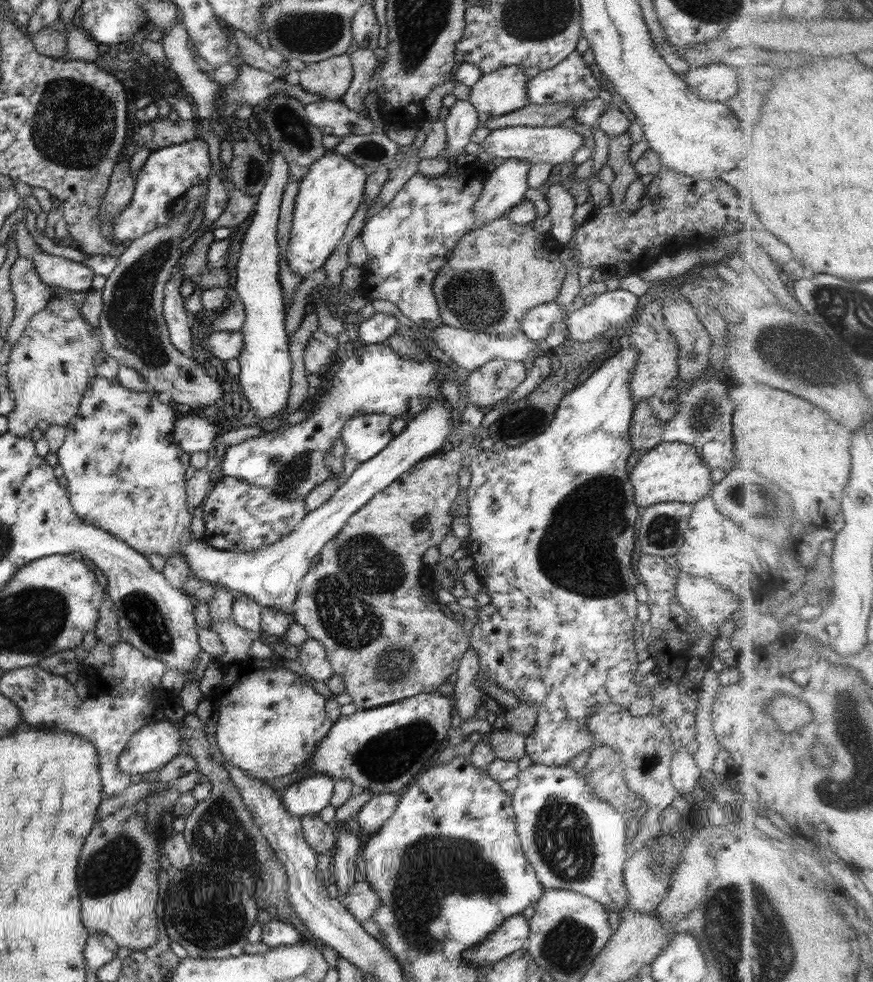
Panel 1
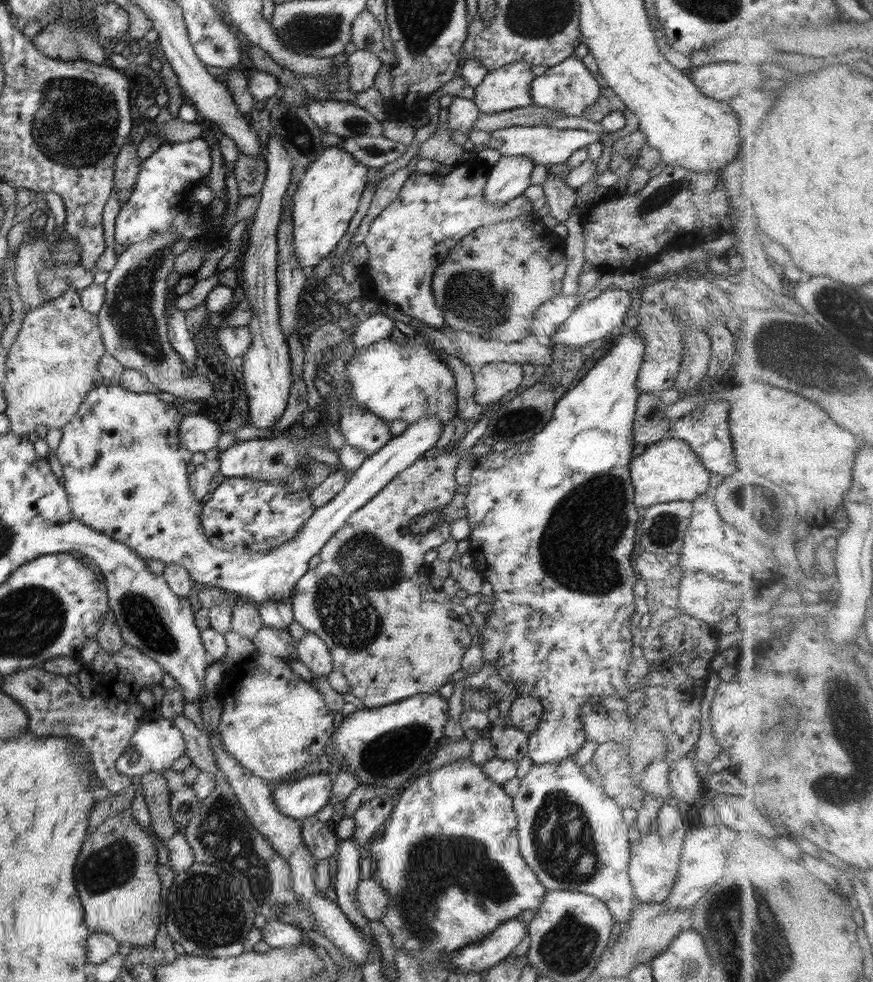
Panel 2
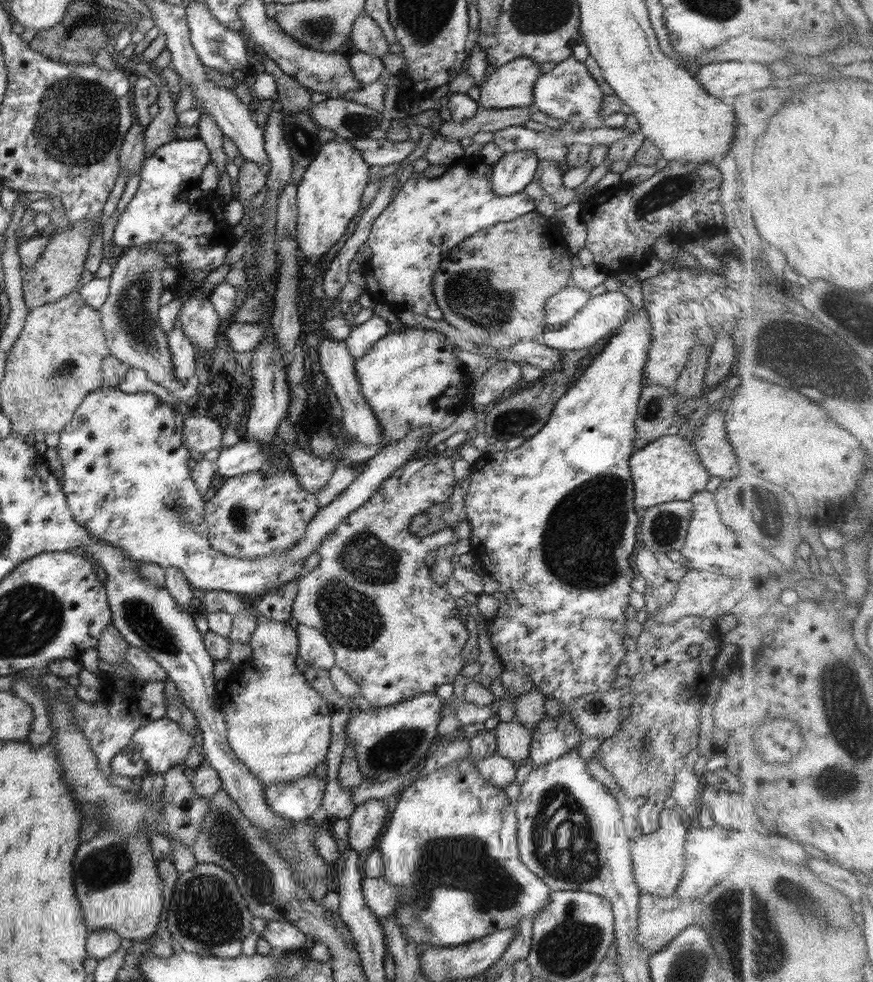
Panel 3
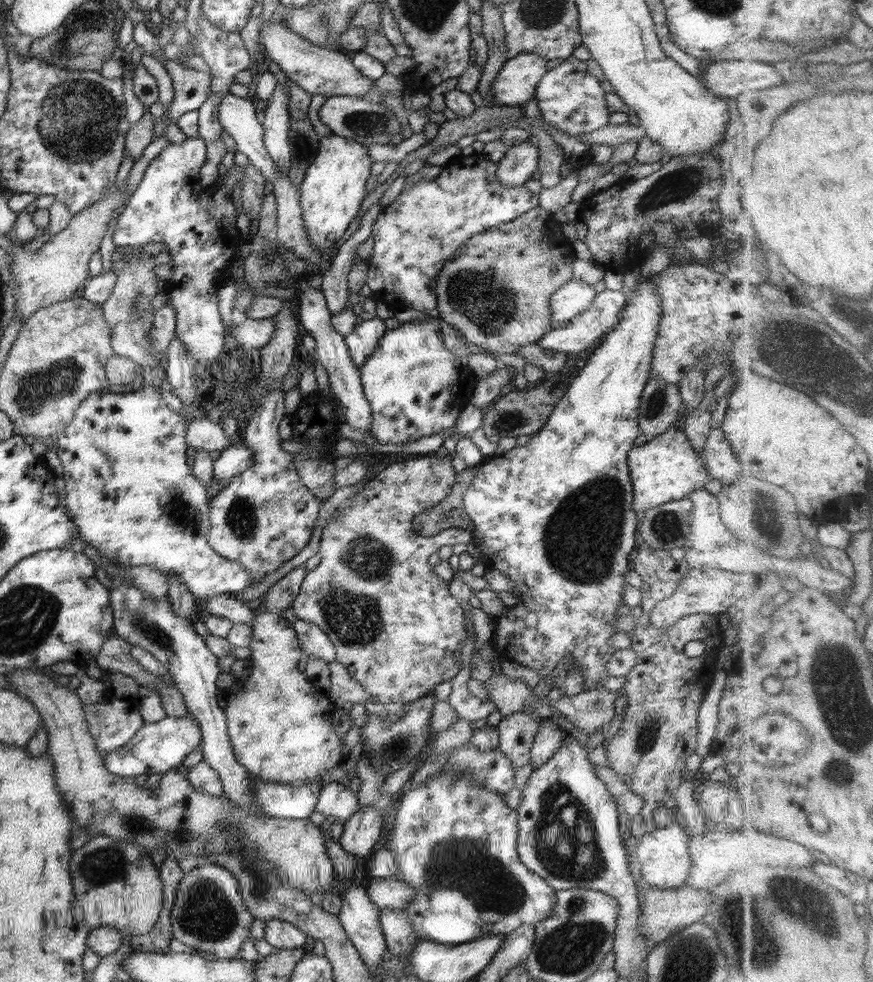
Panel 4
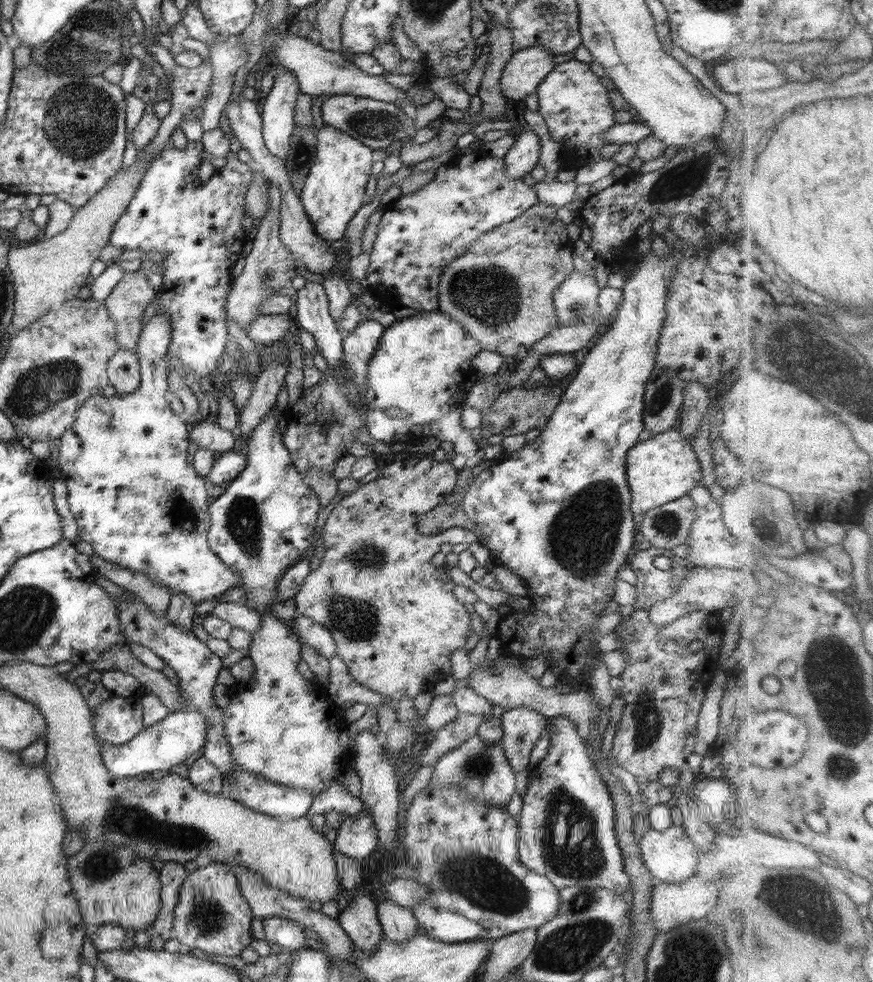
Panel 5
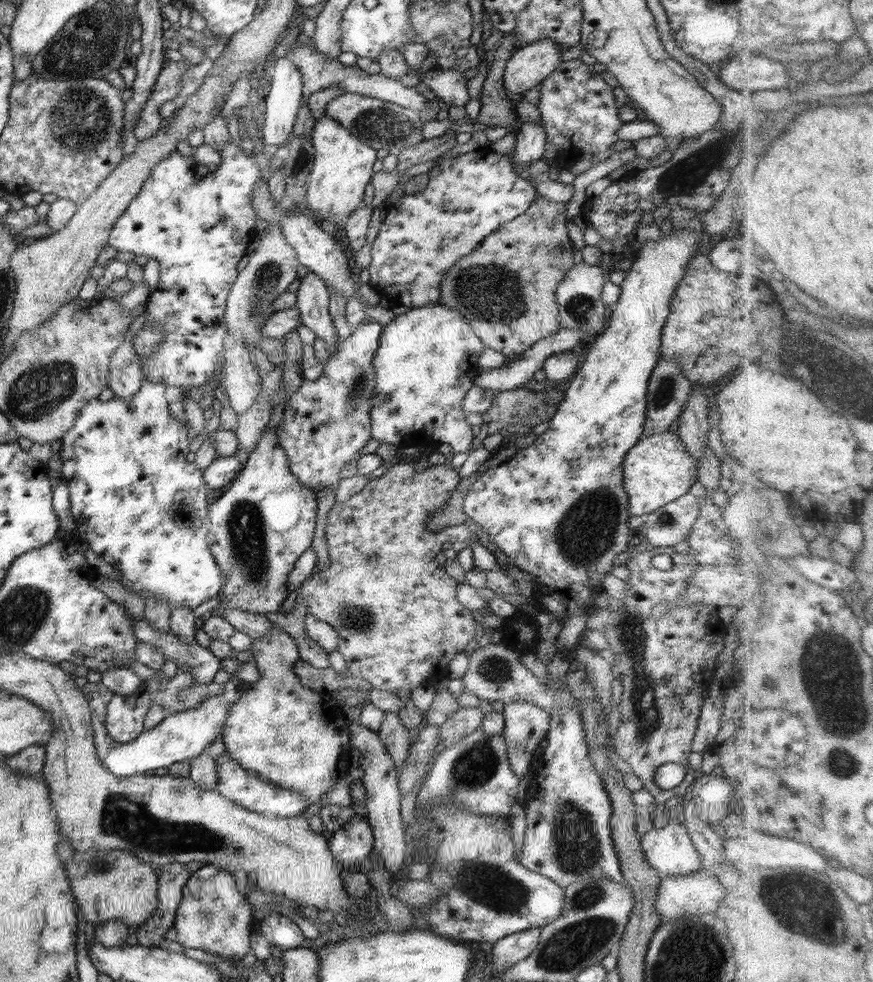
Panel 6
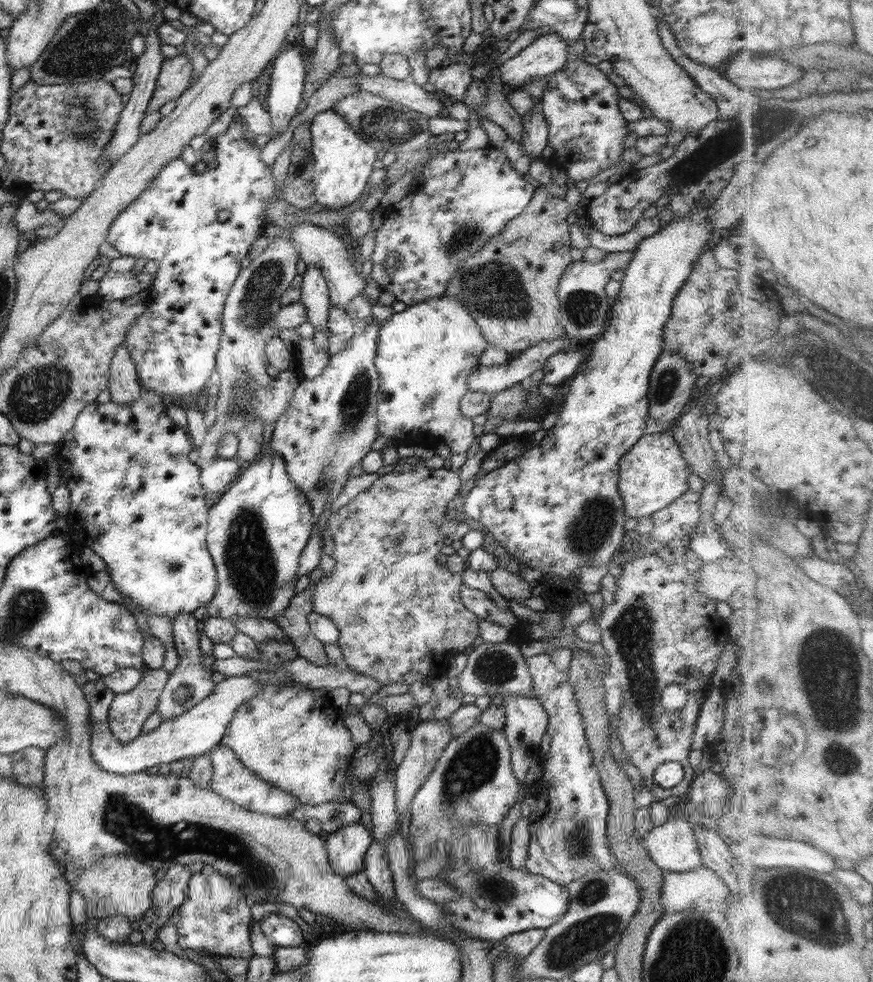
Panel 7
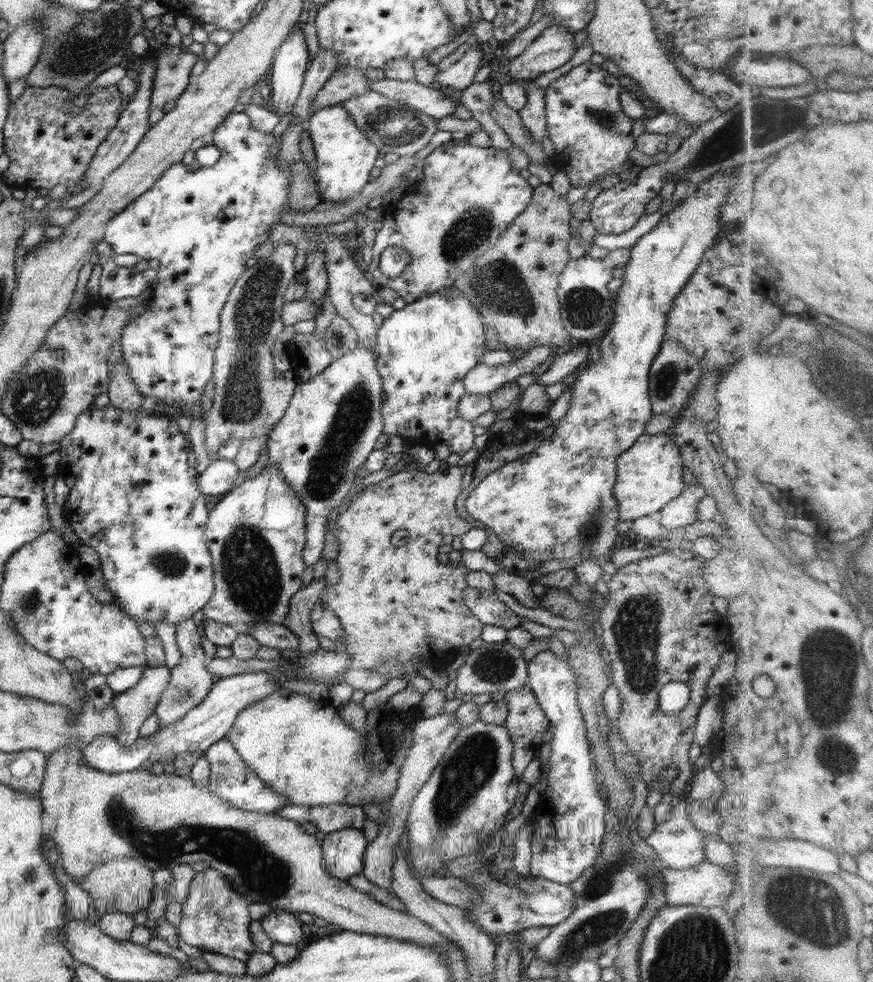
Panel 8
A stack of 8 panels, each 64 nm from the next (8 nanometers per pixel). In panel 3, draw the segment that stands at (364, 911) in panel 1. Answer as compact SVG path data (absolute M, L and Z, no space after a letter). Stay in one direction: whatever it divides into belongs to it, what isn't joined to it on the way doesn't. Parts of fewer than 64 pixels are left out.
M380 876L378 878L364 877L361 886L362 896L376 919L386 919L393 915L395 904L400 901L400 890L394 884L390 884Z

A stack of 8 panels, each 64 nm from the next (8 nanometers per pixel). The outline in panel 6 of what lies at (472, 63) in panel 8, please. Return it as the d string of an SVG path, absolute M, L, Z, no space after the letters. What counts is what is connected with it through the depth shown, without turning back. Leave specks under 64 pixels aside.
M432 68L422 72L422 80L436 97L450 106L465 106L471 100L462 70L438 70Z

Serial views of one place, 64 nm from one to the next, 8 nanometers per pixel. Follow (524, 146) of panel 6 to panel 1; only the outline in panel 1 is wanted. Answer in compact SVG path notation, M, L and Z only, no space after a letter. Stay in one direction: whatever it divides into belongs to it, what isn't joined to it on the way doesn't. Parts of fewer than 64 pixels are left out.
M510 158L502 159L502 164L492 170L484 181L478 201L472 207L476 216L476 225L472 230L504 217L508 210L522 202L529 188L527 178L530 166L524 159Z

